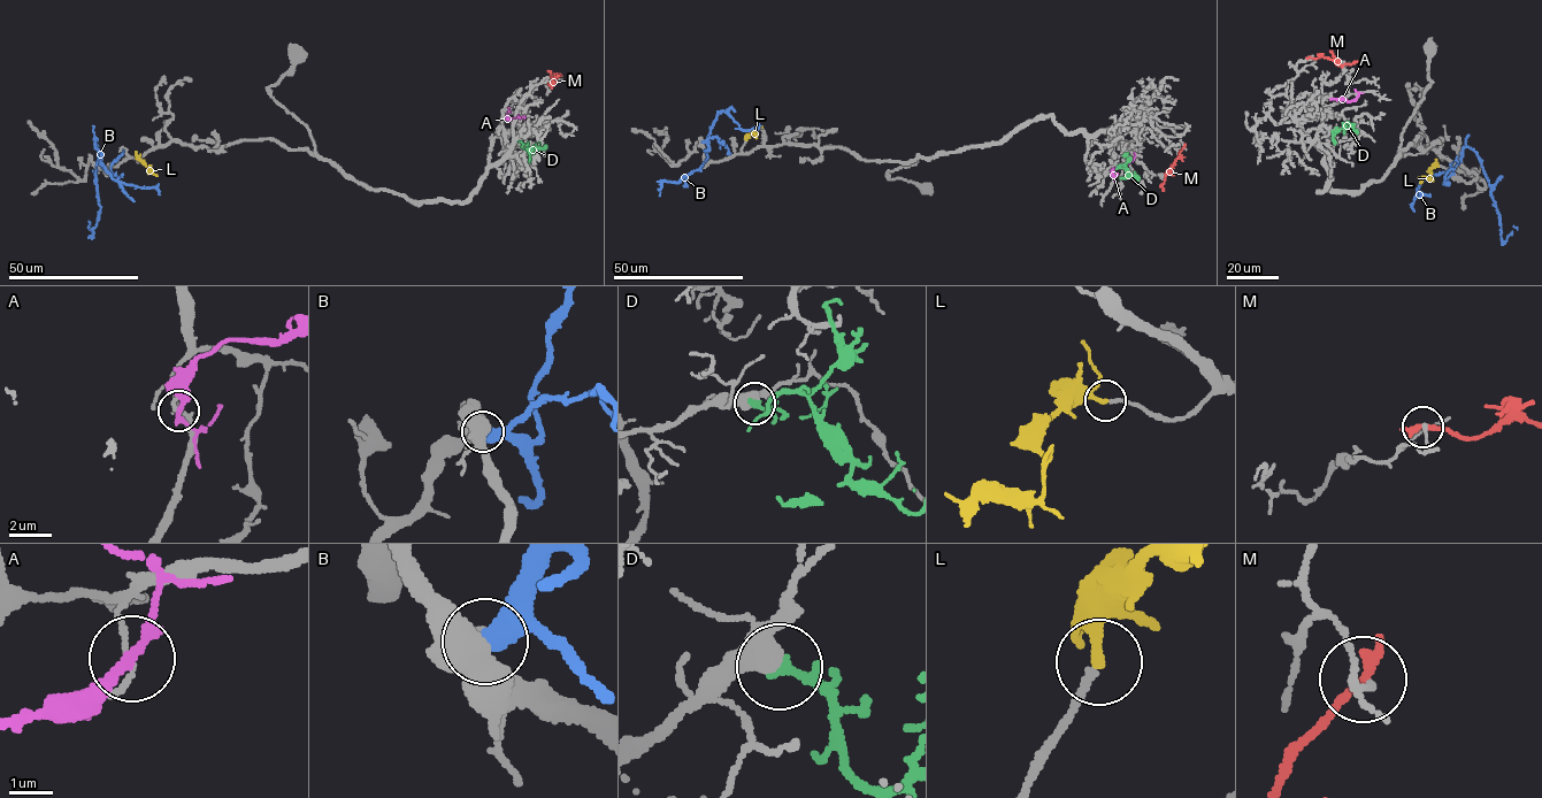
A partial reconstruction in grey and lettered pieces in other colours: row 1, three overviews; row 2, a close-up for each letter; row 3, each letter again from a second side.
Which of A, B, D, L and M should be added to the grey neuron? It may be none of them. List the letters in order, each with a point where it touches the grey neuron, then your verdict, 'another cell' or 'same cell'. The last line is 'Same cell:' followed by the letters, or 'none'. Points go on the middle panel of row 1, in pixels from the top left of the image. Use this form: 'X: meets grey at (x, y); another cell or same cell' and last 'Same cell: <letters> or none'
A: meets grey at (1112, 174); another cell
B: meets grey at (702, 142); another cell
D: meets grey at (1117, 166); another cell
L: meets grey at (746, 140); same cell
M: meets grey at (1183, 146); another cell
Same cell: L

